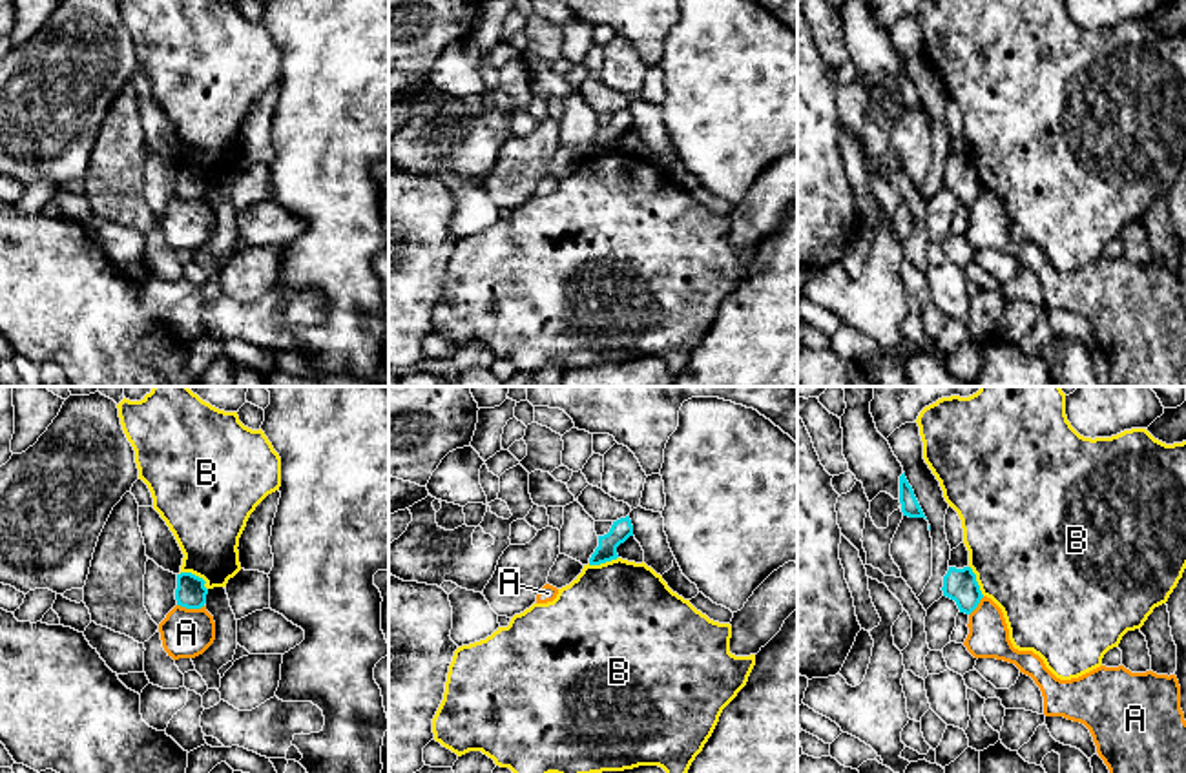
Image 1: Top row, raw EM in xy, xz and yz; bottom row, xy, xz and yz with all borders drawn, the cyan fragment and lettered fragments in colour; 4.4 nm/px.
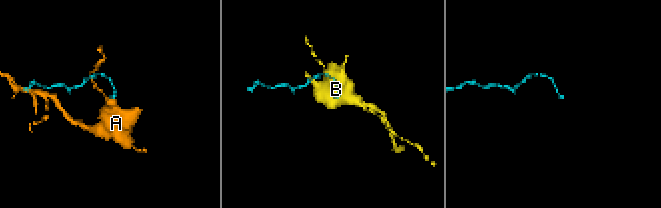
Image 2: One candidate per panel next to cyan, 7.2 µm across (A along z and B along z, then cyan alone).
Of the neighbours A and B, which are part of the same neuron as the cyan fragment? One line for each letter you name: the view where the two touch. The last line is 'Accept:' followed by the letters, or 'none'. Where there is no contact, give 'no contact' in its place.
Accept: none

